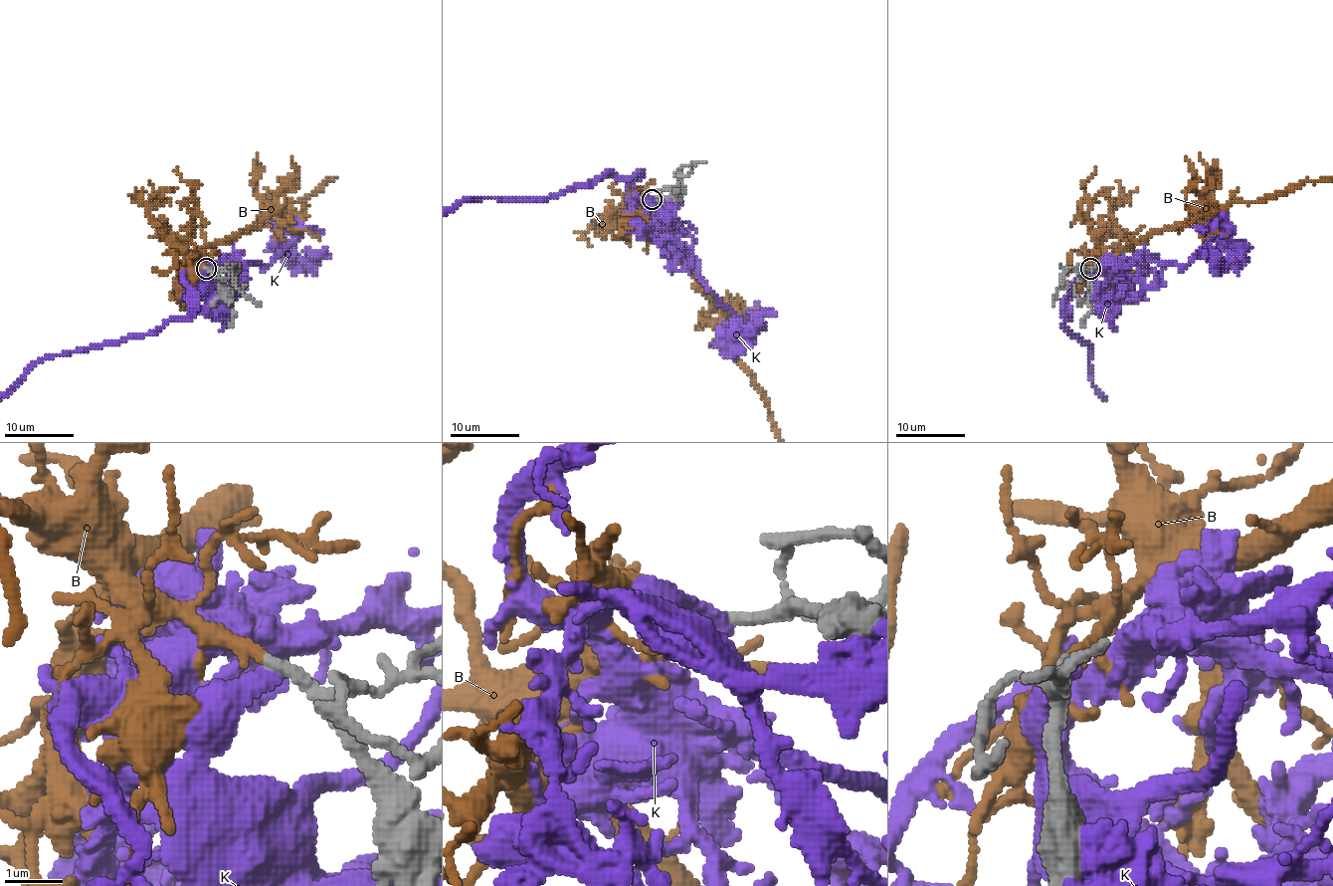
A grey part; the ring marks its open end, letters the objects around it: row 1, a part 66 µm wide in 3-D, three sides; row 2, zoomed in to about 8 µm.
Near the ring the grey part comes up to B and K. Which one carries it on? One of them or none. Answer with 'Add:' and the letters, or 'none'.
Add: B

